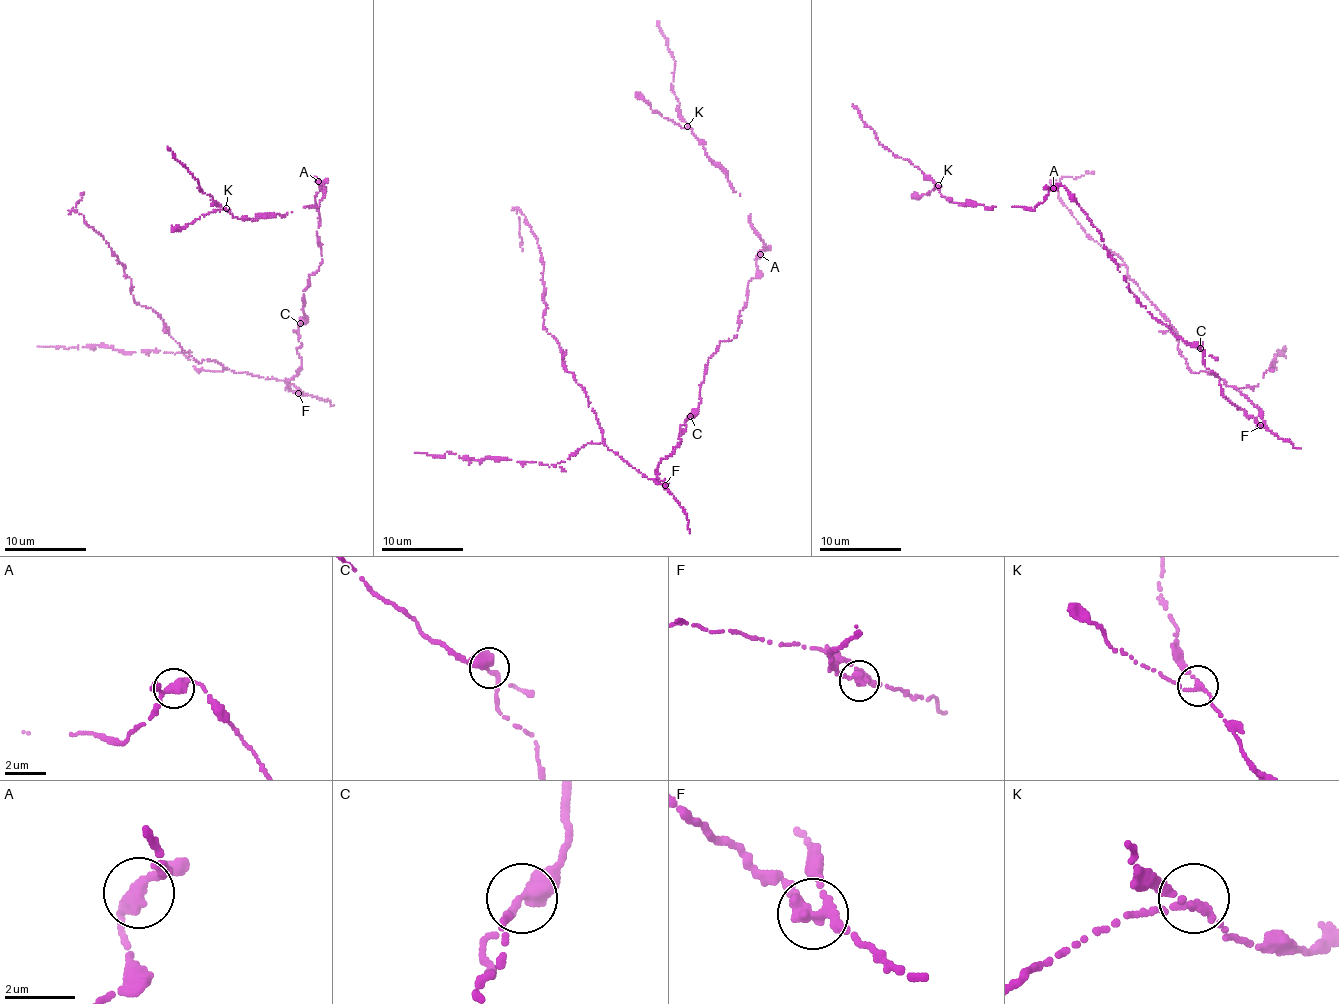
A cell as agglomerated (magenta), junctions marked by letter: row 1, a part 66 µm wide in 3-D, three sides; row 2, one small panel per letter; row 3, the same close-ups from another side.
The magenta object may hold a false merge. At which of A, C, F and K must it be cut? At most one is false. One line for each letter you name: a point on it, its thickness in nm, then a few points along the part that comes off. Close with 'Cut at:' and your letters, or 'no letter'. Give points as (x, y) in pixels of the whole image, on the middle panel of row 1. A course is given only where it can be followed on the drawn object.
F: (665, 485) | 300 nm | (664, 485), (609, 450), (586, 394), (565, 369), (562, 350), (545, 329), (538, 238), (518, 209), (522, 251)
Cut at: F

